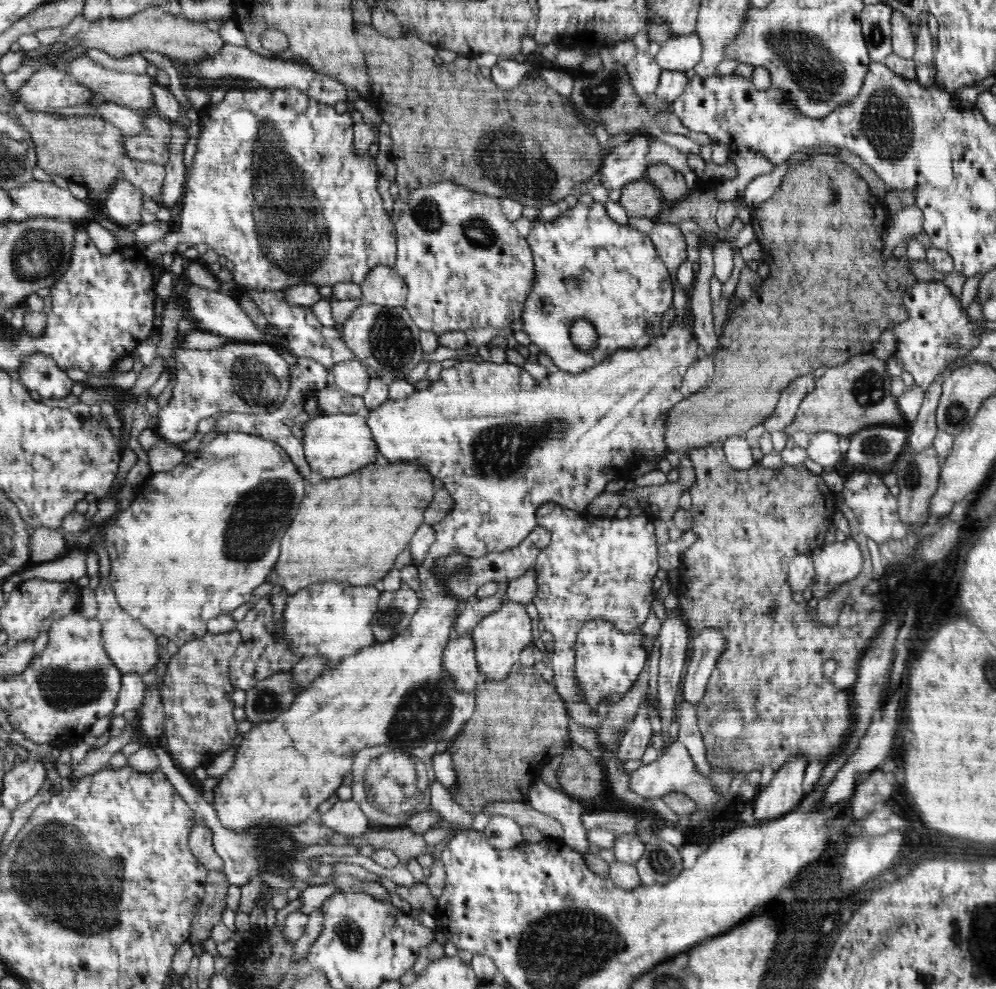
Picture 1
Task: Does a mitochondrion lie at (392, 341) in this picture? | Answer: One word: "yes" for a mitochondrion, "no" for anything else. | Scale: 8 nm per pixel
yes

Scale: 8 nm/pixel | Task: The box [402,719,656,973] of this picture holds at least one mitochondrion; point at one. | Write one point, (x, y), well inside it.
(485, 736)

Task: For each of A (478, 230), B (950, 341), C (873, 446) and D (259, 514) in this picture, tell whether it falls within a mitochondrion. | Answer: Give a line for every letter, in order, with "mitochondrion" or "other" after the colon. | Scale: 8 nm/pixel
A: mitochondrion
B: mitochondrion
C: mitochondrion
D: mitochondrion

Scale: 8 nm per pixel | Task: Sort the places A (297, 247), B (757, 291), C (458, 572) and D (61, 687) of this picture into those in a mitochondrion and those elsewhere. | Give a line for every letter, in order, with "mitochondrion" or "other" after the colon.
A: mitochondrion
B: other
C: mitochondrion
D: mitochondrion

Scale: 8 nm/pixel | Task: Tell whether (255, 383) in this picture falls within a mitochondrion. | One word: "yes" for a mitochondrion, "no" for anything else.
yes

